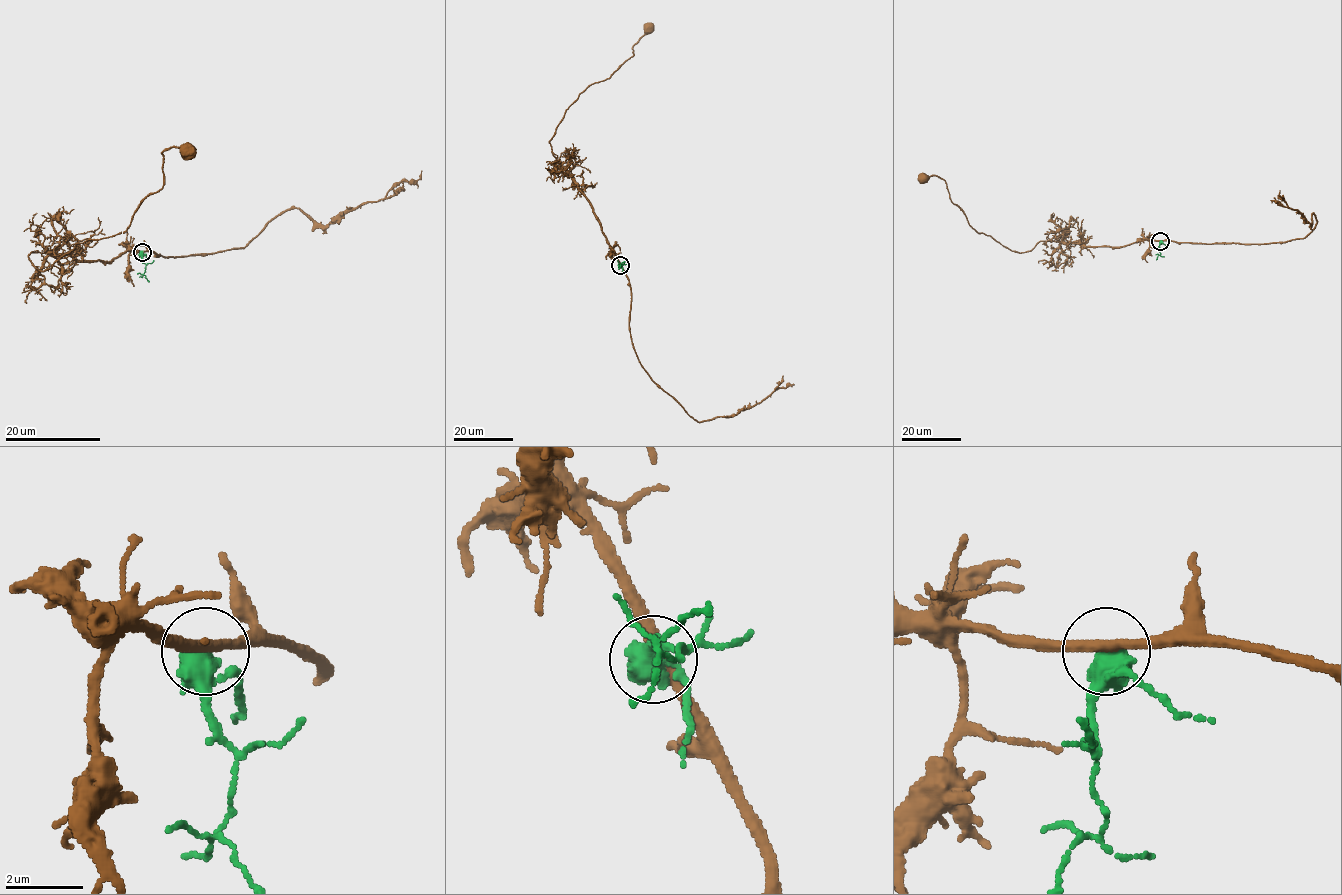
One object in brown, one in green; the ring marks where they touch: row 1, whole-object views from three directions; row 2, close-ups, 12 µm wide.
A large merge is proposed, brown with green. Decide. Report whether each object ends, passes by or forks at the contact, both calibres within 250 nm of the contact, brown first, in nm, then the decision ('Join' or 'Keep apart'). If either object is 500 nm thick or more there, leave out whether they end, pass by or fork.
At the ring brown passes by. At the ring green forks. Thickness 280 nm (brown) against 440 nm. Keep apart

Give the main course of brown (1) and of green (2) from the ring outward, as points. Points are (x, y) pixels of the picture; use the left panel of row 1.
1: (142, 251), (29, 260), (42, 271), (76, 244), (124, 232), (163, 186), (162, 153), (188, 151)
2: (142, 252), (145, 264), (143, 275), (149, 282)

